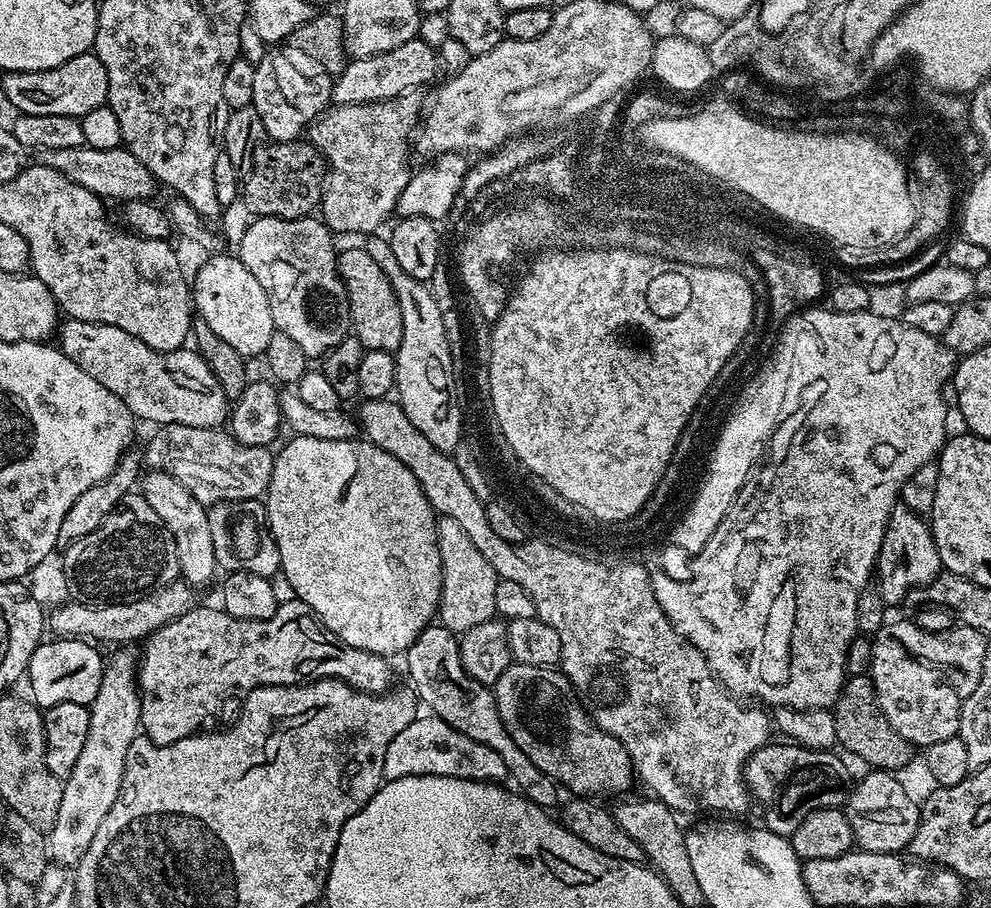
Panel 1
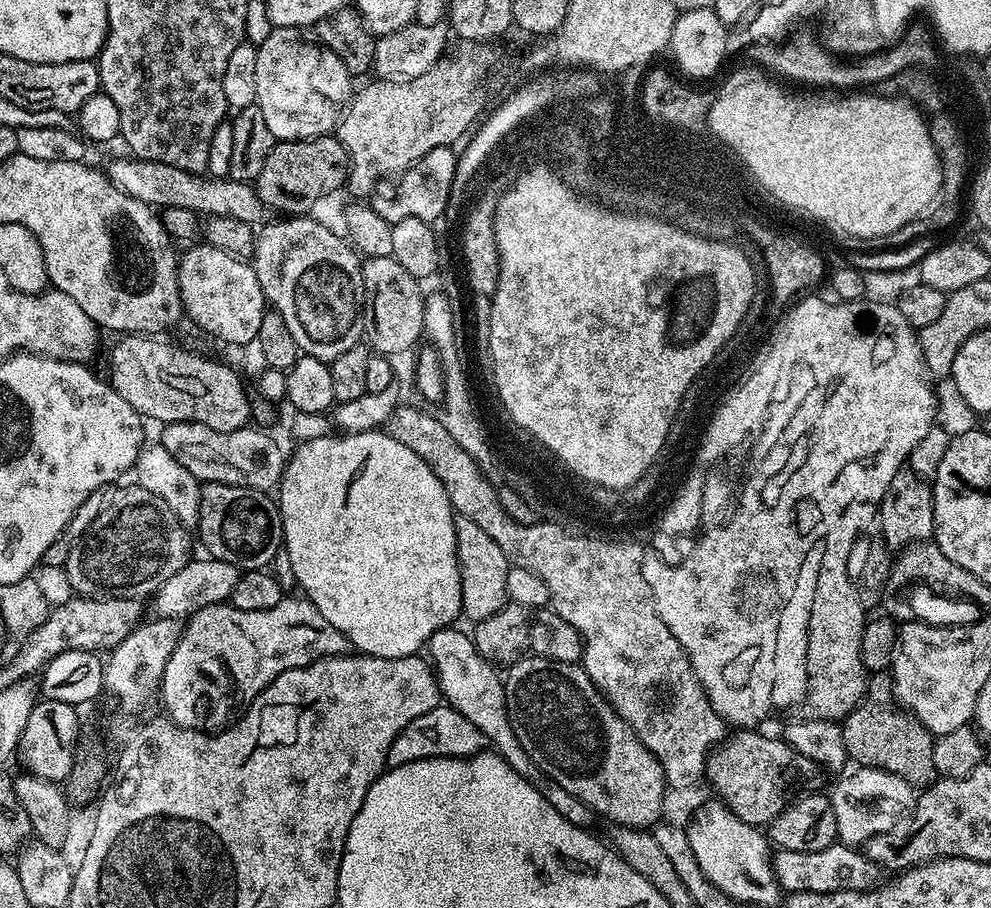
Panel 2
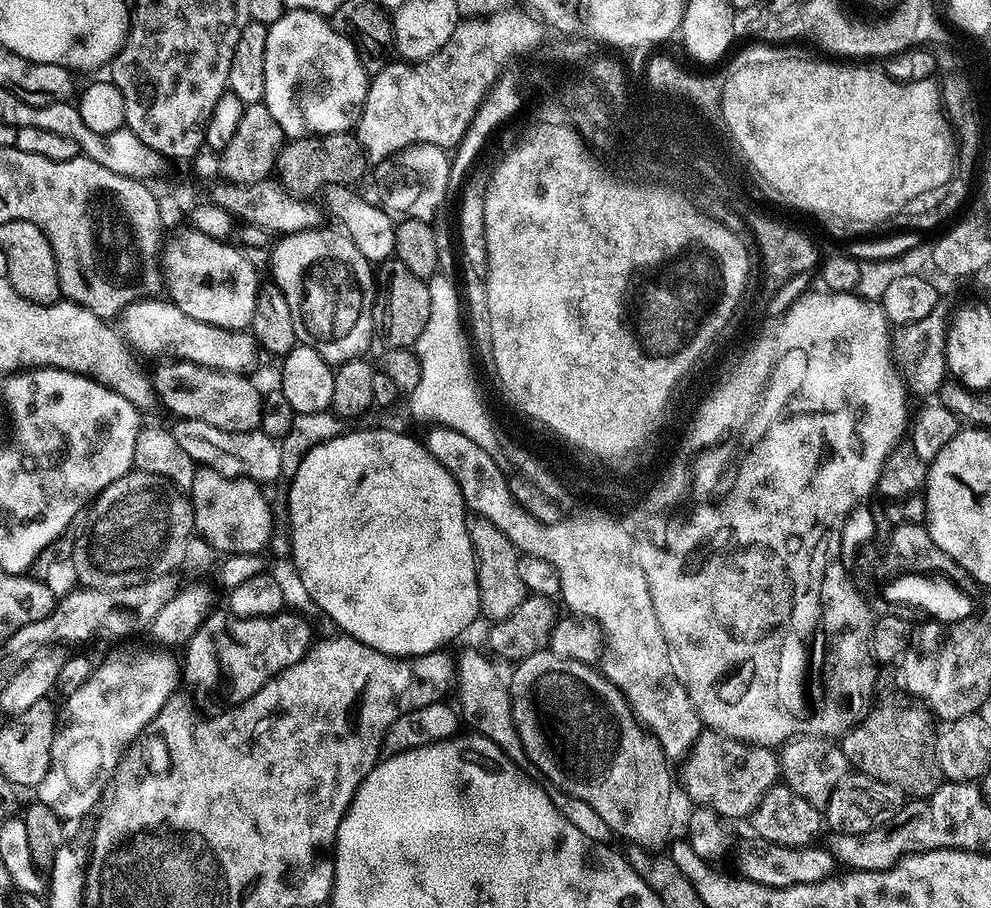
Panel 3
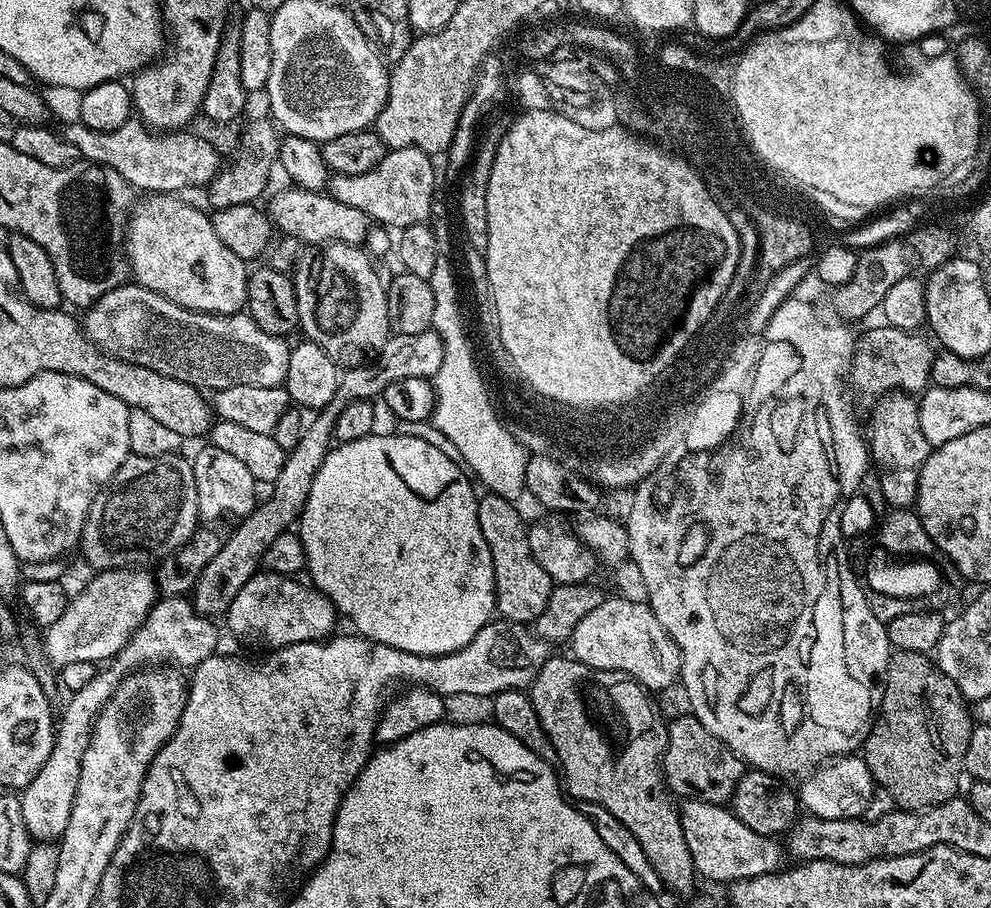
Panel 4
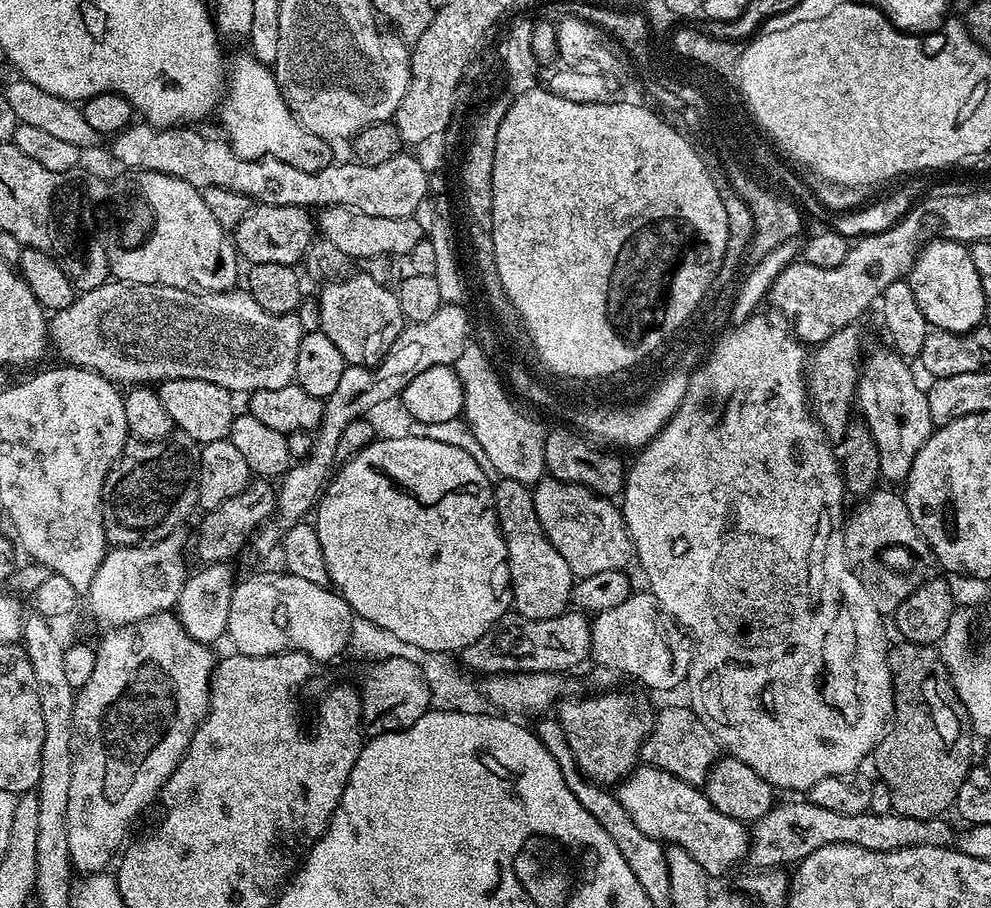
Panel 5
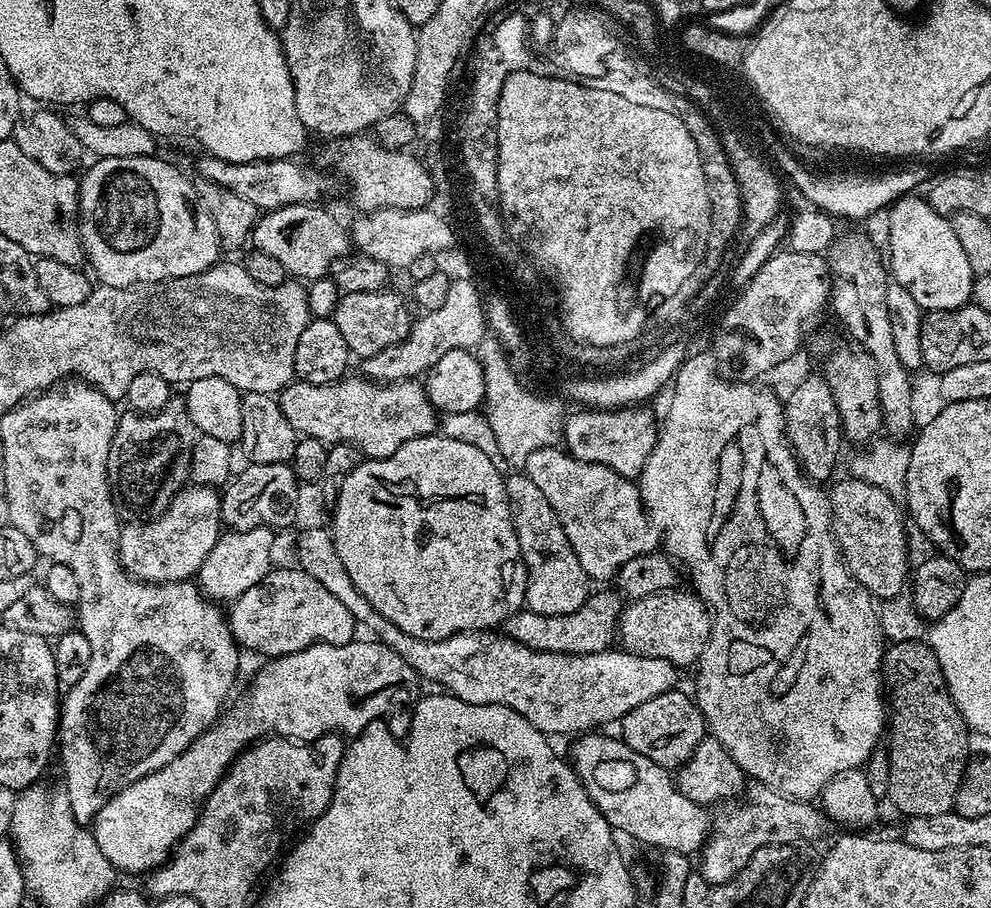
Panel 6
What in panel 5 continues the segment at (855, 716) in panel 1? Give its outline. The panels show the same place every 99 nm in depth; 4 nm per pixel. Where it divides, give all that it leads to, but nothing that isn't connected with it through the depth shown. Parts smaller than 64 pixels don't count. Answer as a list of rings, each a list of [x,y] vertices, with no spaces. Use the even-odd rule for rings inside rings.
[[[901,642],[889,647],[894,711],[884,736],[876,744],[874,761],[879,783],[890,786],[892,811],[899,816],[934,820],[955,805],[958,786],[974,766],[974,733],[943,655],[927,643]]]

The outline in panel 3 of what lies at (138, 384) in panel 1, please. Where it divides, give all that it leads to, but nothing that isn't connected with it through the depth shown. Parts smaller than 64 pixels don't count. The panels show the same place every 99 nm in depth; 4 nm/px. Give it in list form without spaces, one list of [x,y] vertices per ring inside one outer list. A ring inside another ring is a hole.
[[[183,362],[161,364],[164,365],[154,372],[154,387],[159,401],[173,412],[173,417],[210,422],[210,426],[227,432],[255,432],[260,428],[262,392],[248,381],[247,375],[216,372],[213,368],[199,368],[197,364]]]

